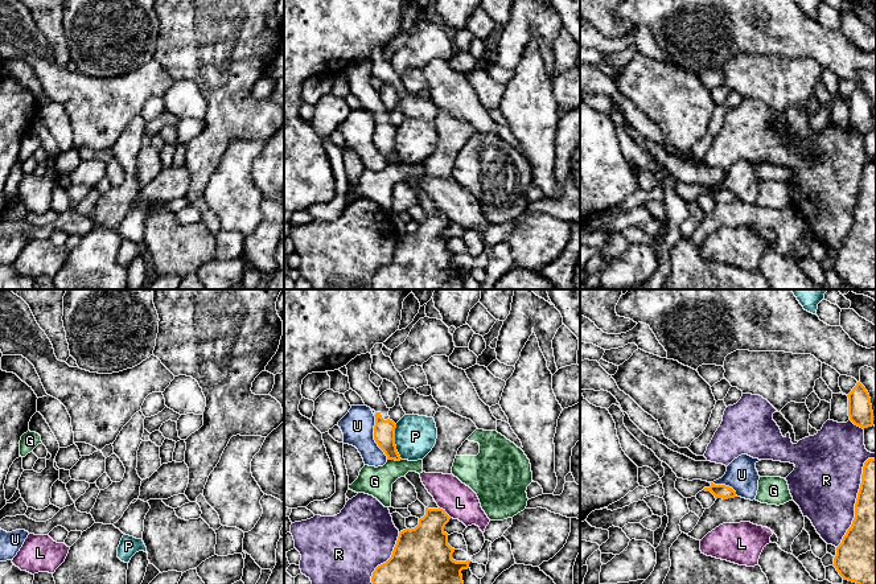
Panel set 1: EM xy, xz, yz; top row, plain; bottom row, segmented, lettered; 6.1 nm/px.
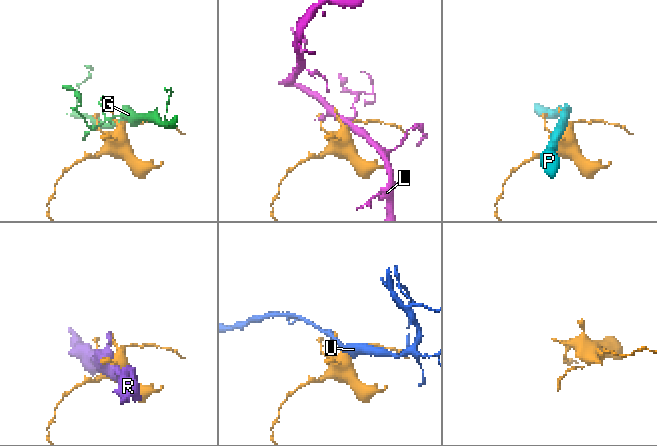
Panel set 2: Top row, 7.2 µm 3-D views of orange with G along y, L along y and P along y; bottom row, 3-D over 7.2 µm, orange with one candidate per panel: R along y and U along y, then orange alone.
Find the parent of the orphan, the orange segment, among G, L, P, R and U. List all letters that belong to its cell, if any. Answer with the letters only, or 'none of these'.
none of these

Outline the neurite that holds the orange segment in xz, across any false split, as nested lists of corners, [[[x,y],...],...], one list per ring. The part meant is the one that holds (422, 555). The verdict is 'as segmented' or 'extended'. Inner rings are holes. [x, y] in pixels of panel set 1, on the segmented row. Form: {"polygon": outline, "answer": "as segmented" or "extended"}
{"polygon": [[[425,507],[425,515],[419,519],[415,529],[399,532],[391,558],[378,566],[371,576],[373,584],[464,584],[462,569],[469,568],[470,560],[456,562],[452,559],[455,548],[448,544],[444,531],[451,517],[443,509]]], "answer": "as segmented"}

